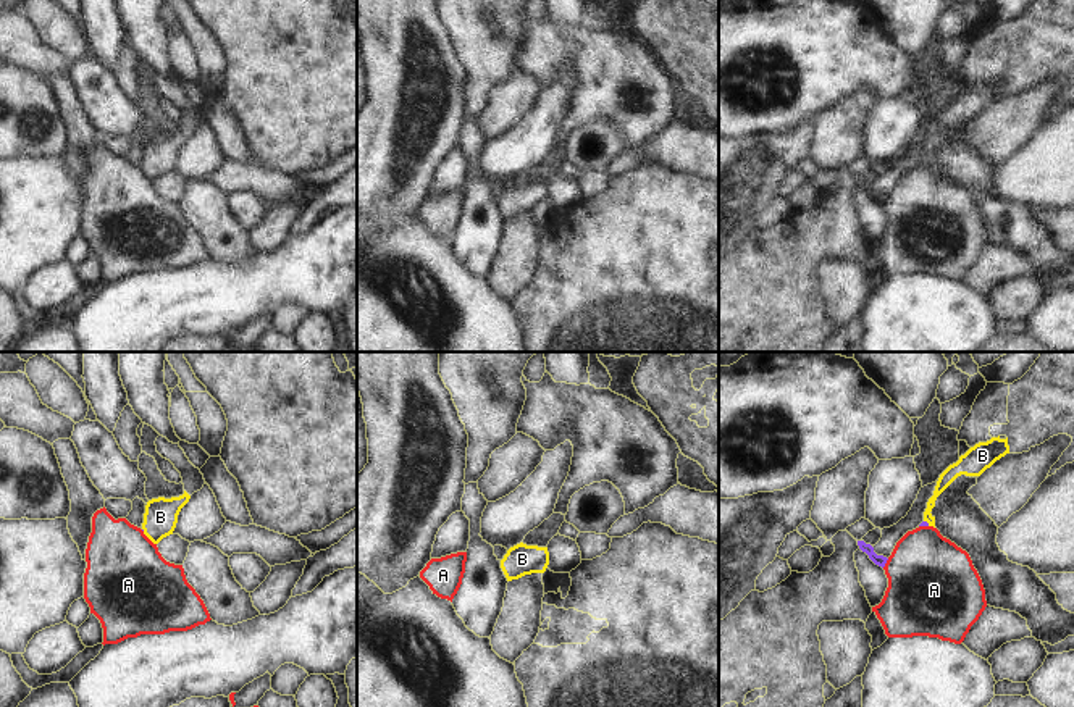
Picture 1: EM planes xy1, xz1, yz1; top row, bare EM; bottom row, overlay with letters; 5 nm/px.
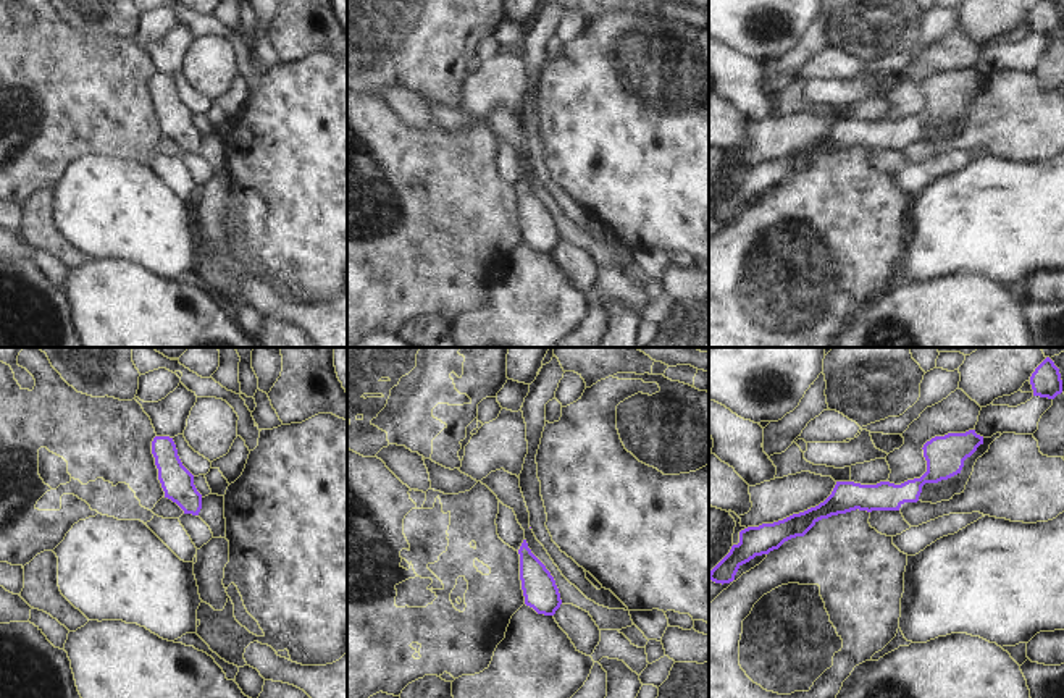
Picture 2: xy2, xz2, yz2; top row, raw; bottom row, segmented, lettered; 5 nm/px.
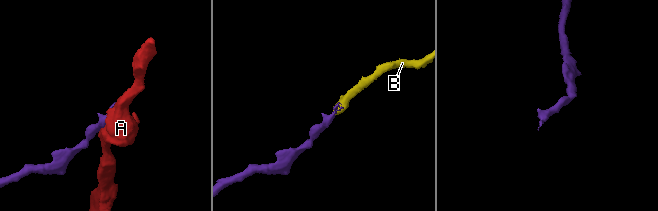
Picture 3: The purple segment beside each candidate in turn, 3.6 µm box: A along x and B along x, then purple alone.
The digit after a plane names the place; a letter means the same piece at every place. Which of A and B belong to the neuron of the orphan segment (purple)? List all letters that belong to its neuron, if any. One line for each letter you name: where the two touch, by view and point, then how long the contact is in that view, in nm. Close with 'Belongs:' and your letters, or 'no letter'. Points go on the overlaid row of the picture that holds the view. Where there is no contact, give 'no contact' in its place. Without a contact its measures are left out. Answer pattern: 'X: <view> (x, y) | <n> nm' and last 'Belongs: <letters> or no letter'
B: yz1 (927, 523) | 40 nm
Belongs: B

